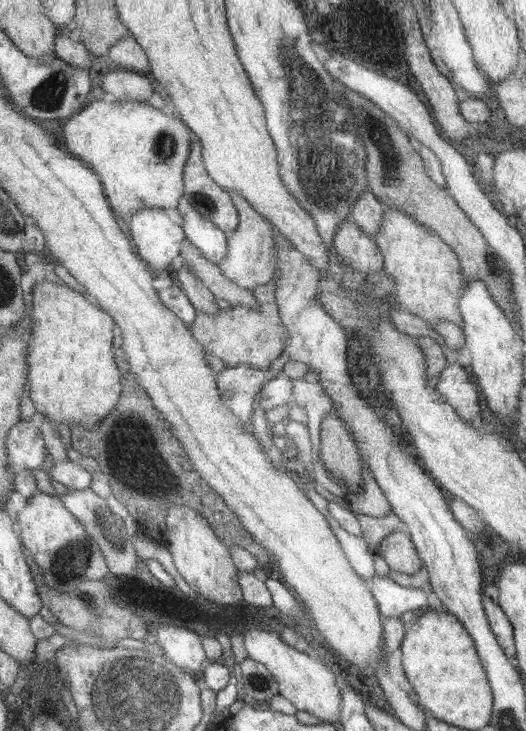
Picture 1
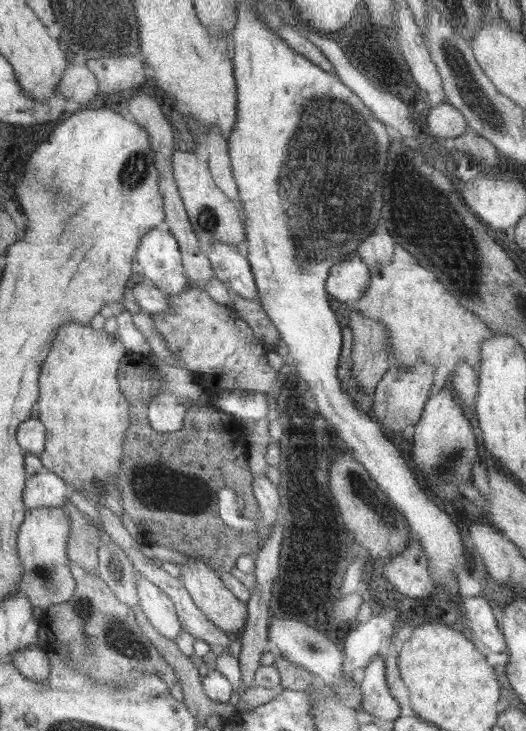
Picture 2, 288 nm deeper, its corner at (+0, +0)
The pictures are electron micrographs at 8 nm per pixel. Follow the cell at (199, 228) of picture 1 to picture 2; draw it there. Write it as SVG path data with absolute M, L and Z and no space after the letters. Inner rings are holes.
M213 244L209 260L217 272L217 278L229 286L229 290L237 292L243 298L259 300L259 286L253 272L253 264L249 258L241 256L237 246L233 244Z

